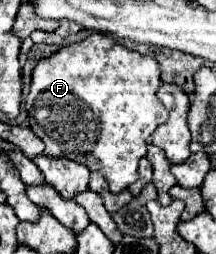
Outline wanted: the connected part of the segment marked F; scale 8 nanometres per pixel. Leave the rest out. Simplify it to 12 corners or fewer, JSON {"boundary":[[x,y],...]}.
{"boundary":[[91,34],[37,62],[29,128],[117,194],[167,120],[159,64]]}

